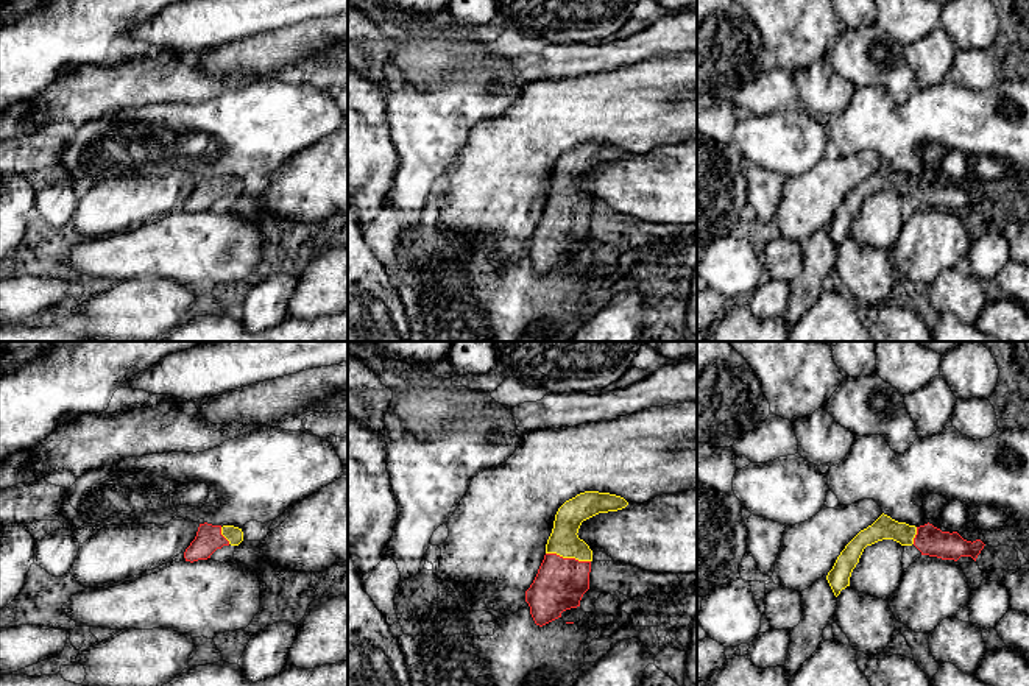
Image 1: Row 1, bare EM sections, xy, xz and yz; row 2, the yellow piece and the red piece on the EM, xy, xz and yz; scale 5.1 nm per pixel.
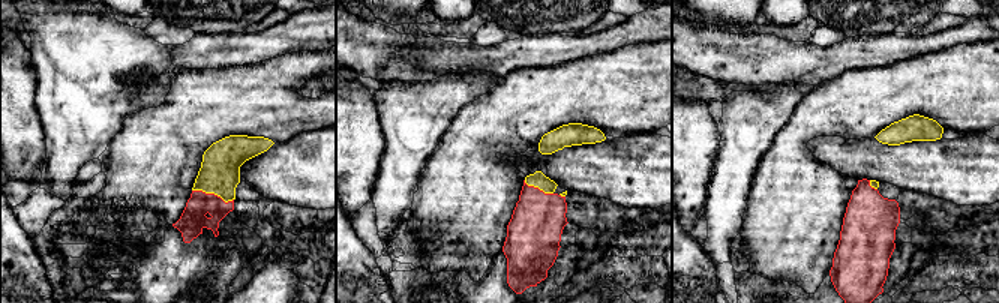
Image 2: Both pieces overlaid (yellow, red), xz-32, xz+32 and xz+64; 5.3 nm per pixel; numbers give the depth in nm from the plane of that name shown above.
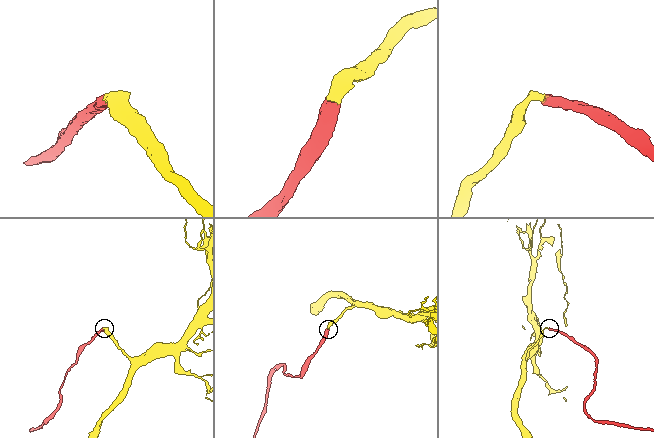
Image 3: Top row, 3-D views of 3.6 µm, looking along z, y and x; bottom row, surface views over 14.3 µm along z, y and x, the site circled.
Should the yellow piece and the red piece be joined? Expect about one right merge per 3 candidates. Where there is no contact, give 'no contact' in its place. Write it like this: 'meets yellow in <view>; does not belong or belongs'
meets yellow in xz; belongs

